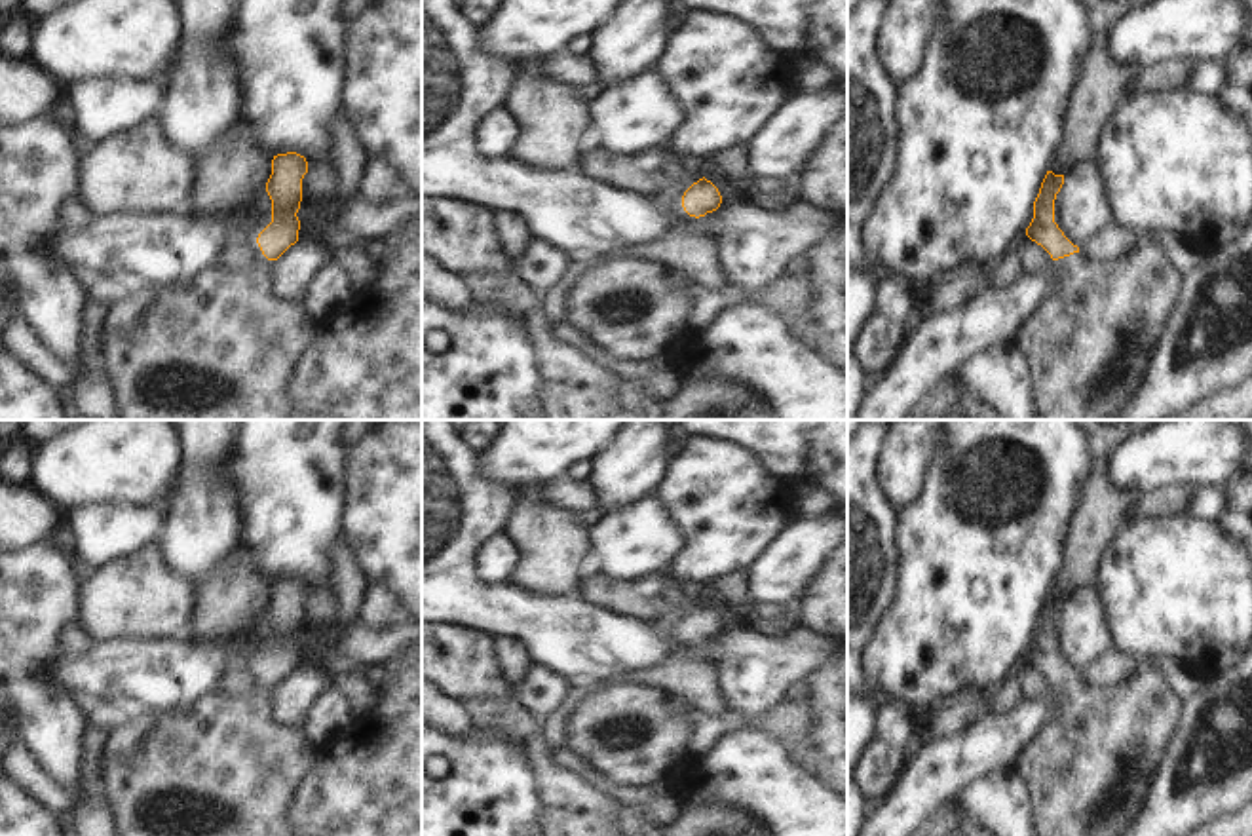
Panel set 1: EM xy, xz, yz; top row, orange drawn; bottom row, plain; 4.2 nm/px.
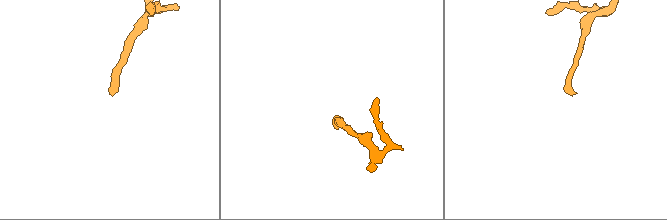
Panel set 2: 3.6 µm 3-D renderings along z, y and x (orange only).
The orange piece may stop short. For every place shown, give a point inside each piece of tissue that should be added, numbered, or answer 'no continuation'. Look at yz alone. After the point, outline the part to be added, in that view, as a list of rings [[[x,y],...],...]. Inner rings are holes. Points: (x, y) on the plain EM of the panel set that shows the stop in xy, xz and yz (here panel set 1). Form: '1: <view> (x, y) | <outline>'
1: yz (1087, 770) | [[[1148,665],[1110,690],[1087,686],[1079,678],[1056,688],[1056,716],[1015,764],[1030,790],[1035,836],[1121,836],[1144,808],[1148,787],[1180,722],[1184,699]]]

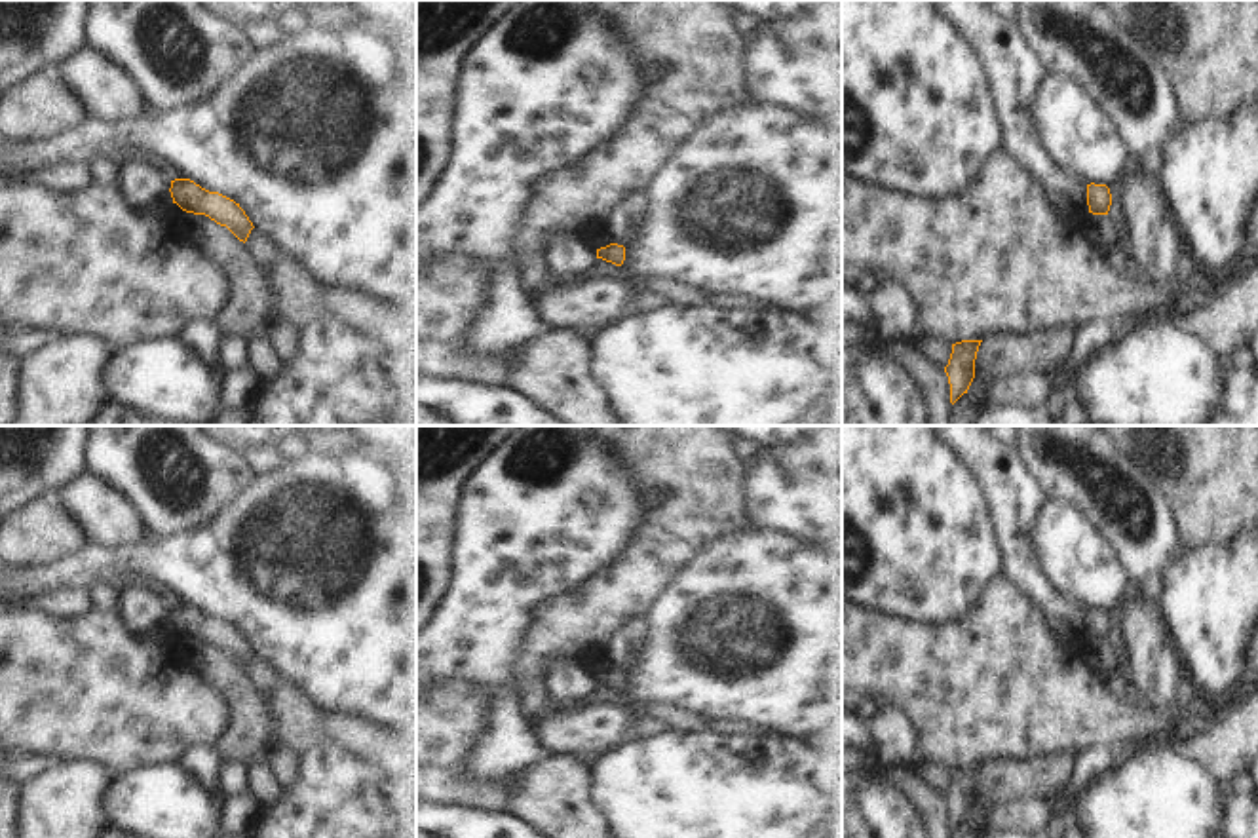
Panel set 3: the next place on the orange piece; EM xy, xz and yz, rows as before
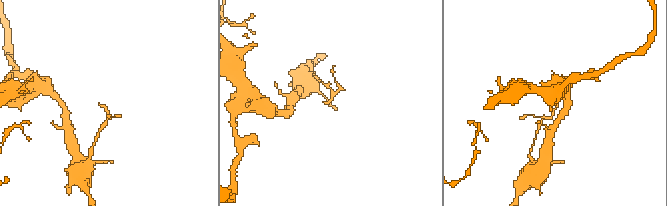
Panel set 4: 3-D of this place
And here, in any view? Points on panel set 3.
no continuation

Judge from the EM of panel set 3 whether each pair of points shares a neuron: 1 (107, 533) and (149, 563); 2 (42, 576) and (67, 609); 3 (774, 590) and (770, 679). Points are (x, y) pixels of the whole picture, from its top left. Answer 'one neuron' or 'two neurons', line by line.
1: two neurons
2: two neurons
3: one neuron

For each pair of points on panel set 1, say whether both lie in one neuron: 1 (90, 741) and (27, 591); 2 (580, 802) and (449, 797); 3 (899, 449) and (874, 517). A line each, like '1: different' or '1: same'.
1: different
2: different
3: different

